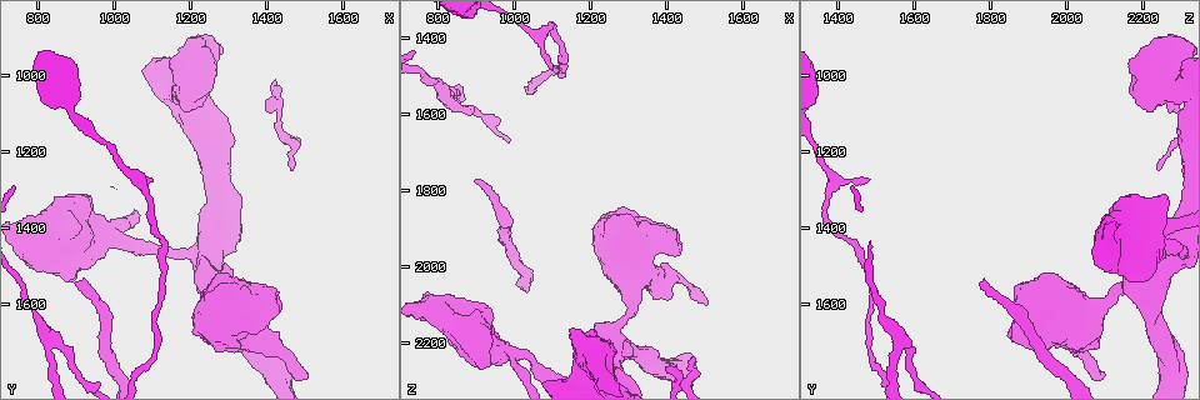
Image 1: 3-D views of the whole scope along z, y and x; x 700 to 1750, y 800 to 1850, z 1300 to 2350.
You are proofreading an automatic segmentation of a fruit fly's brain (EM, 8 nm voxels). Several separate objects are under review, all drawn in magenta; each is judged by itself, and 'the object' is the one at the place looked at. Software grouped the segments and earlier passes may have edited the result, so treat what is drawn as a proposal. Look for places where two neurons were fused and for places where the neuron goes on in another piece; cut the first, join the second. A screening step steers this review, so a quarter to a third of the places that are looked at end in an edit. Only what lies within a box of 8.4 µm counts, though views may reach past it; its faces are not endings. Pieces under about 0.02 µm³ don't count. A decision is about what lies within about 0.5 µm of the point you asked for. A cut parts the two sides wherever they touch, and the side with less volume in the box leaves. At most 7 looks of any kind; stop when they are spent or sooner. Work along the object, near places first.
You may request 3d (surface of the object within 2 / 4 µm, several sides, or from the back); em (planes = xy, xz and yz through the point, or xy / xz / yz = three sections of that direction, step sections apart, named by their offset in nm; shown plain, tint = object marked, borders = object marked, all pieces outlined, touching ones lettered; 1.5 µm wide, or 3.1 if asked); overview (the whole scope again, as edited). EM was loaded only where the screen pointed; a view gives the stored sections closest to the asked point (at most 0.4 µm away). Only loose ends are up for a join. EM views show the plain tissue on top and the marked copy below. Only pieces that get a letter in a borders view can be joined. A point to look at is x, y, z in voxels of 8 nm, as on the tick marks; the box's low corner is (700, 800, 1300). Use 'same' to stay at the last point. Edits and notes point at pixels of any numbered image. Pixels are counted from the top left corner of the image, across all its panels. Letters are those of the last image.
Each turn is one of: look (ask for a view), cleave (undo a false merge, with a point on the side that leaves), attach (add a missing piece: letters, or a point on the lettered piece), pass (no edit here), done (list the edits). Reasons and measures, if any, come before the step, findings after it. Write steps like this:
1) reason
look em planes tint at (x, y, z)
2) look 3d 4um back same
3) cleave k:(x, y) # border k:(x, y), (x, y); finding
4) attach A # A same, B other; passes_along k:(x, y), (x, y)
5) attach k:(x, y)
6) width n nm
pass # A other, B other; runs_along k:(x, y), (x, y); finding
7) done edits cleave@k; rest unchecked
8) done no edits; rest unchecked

sudden change in width
look em yz step 8 tint at (840, 1700, 1570)

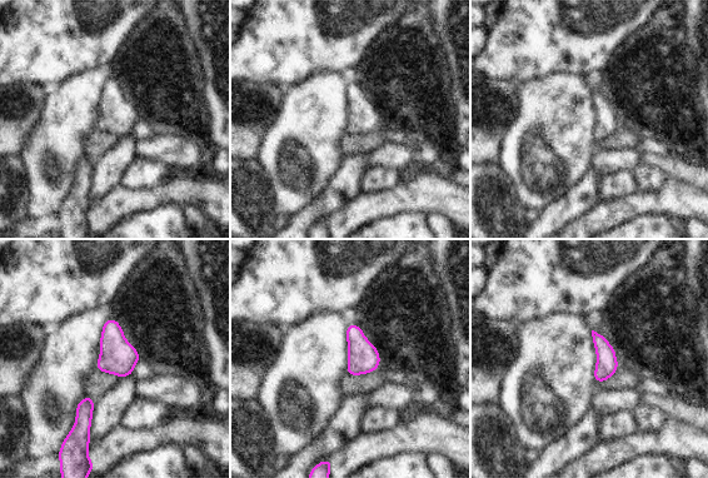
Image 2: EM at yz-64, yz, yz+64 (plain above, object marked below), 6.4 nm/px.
look em planes tint same

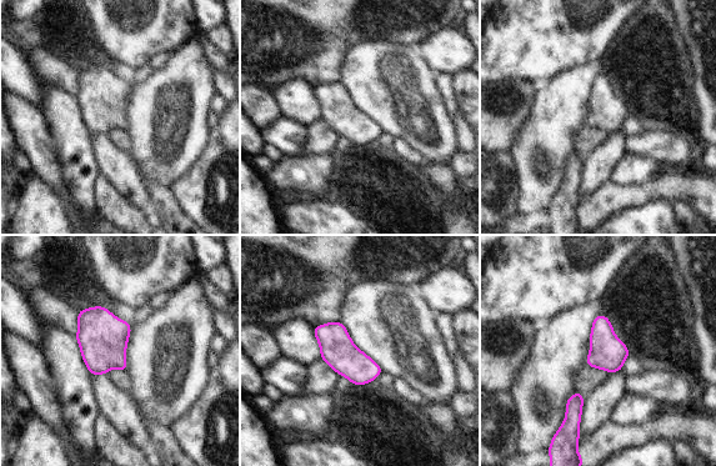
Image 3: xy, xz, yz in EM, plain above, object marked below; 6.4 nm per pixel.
look em planes borders same

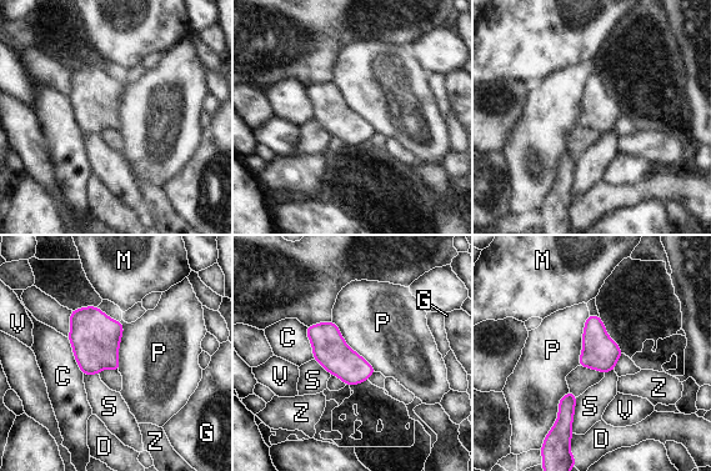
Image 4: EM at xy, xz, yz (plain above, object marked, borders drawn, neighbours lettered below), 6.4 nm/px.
pass # C other, D other, G other, M other, P other, S other, V other, Z other; continuous, no second neuron

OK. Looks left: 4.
look em planes borders at (1510, 1790, 2095)

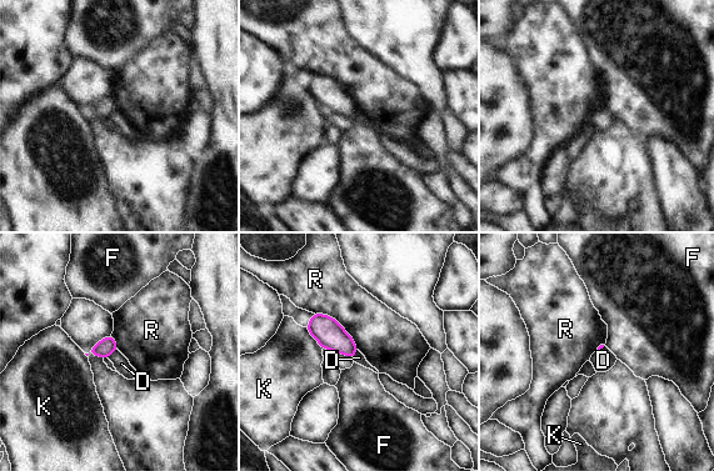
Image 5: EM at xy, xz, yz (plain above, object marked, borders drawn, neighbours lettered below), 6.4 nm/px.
pass # D other, F other, K other, R other; none of them fits

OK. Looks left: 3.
free end
look em yz step 4 borders at (1200, 1070, 2190)

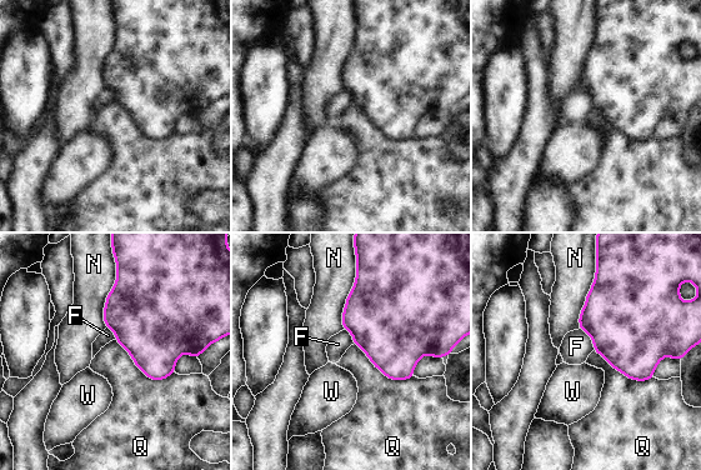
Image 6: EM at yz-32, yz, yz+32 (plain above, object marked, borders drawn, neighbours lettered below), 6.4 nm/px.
look em planes borders same

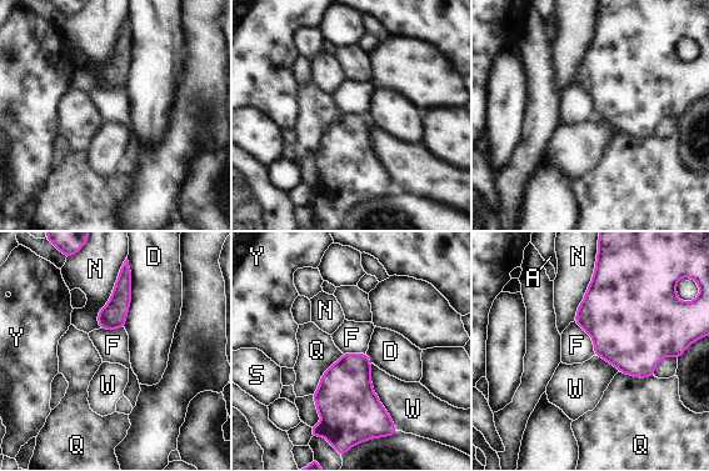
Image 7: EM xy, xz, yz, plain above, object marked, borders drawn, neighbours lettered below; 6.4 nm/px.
pass # A other, D other, F other, N other, Q other, S other, W other, Y other; no lettered piece goes on from it

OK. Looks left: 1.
done no edits; rest unchecked

